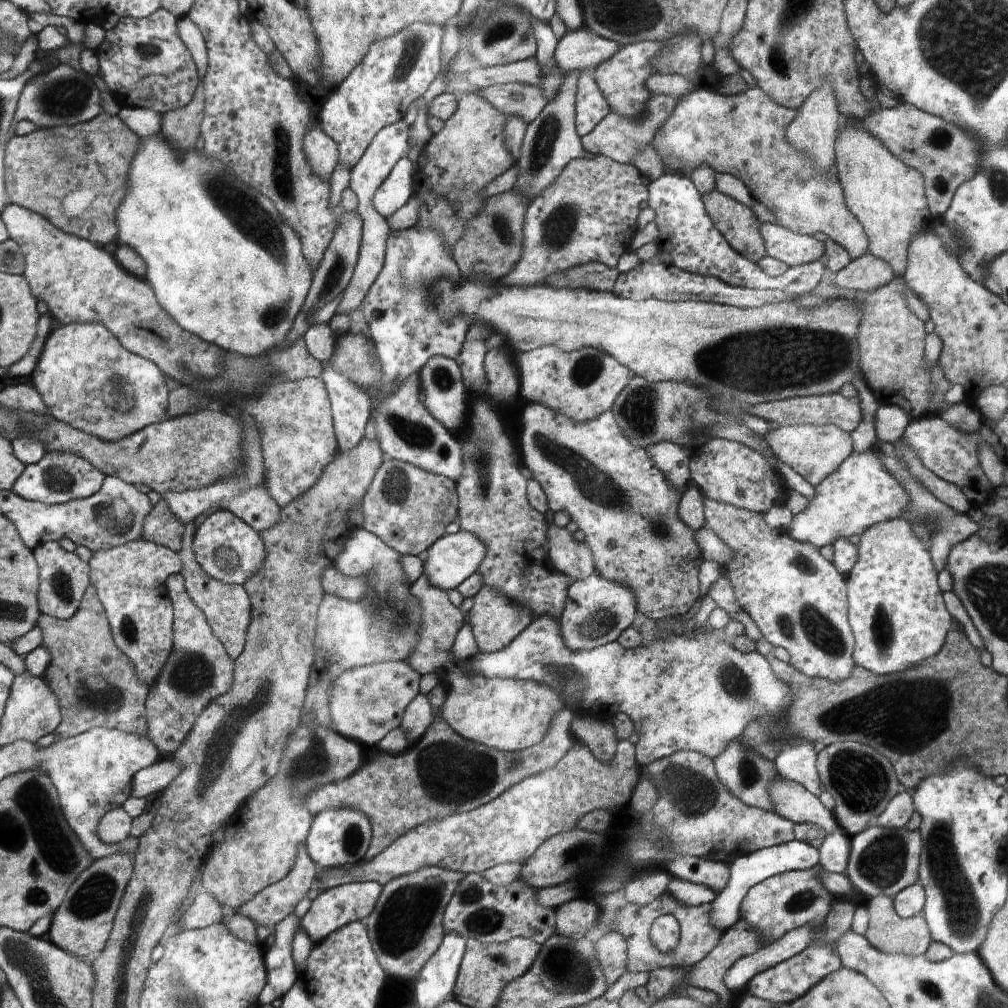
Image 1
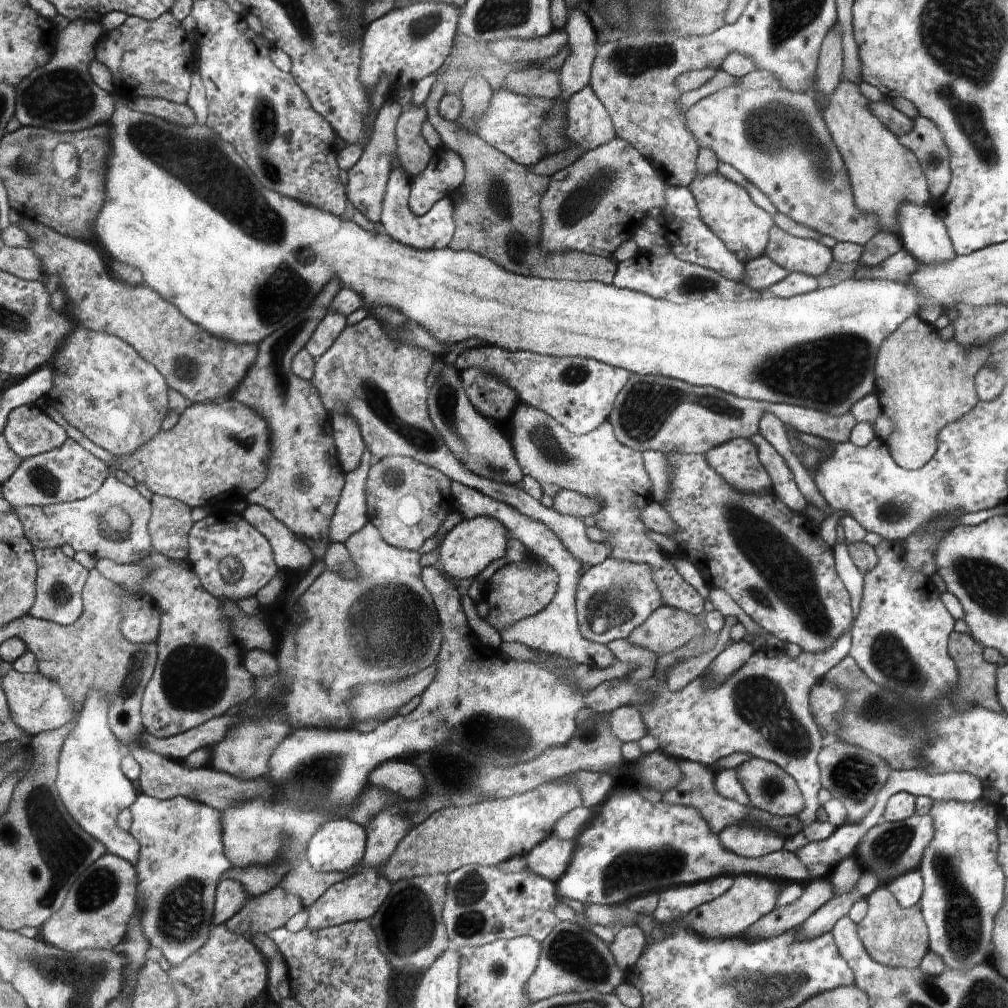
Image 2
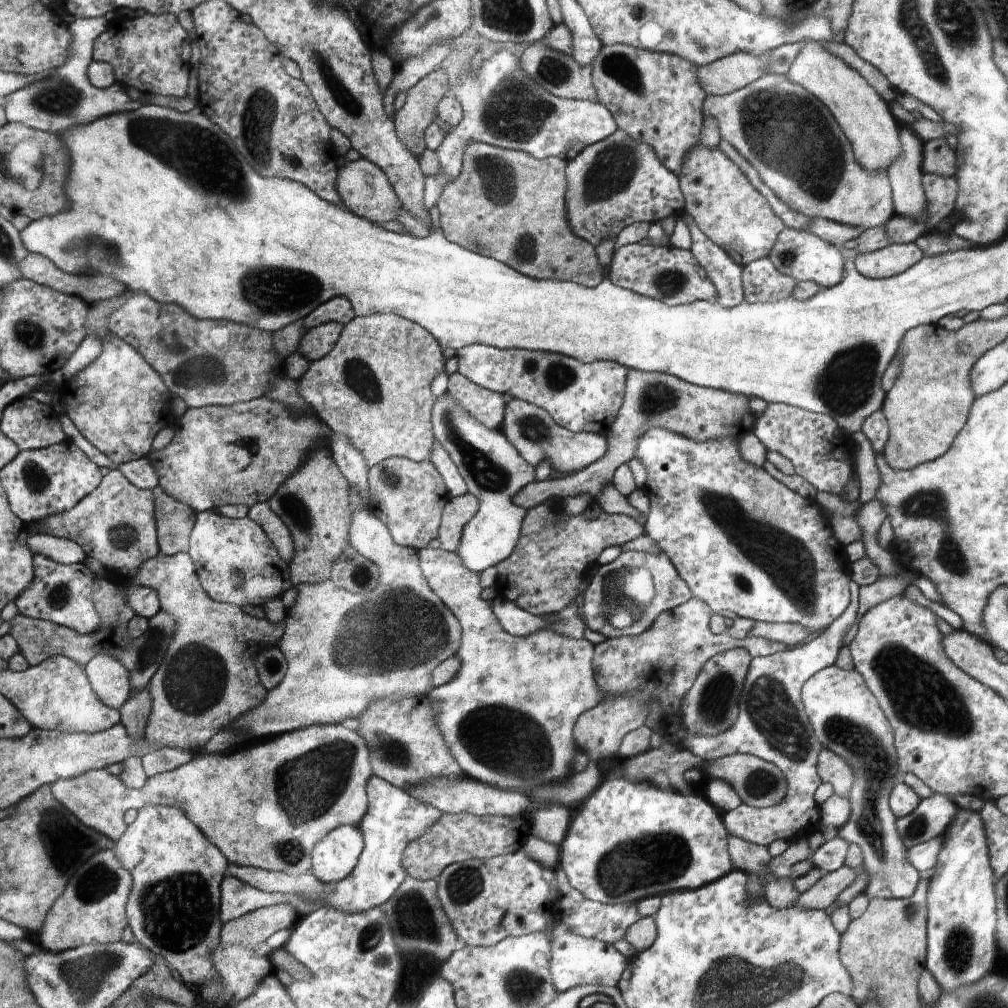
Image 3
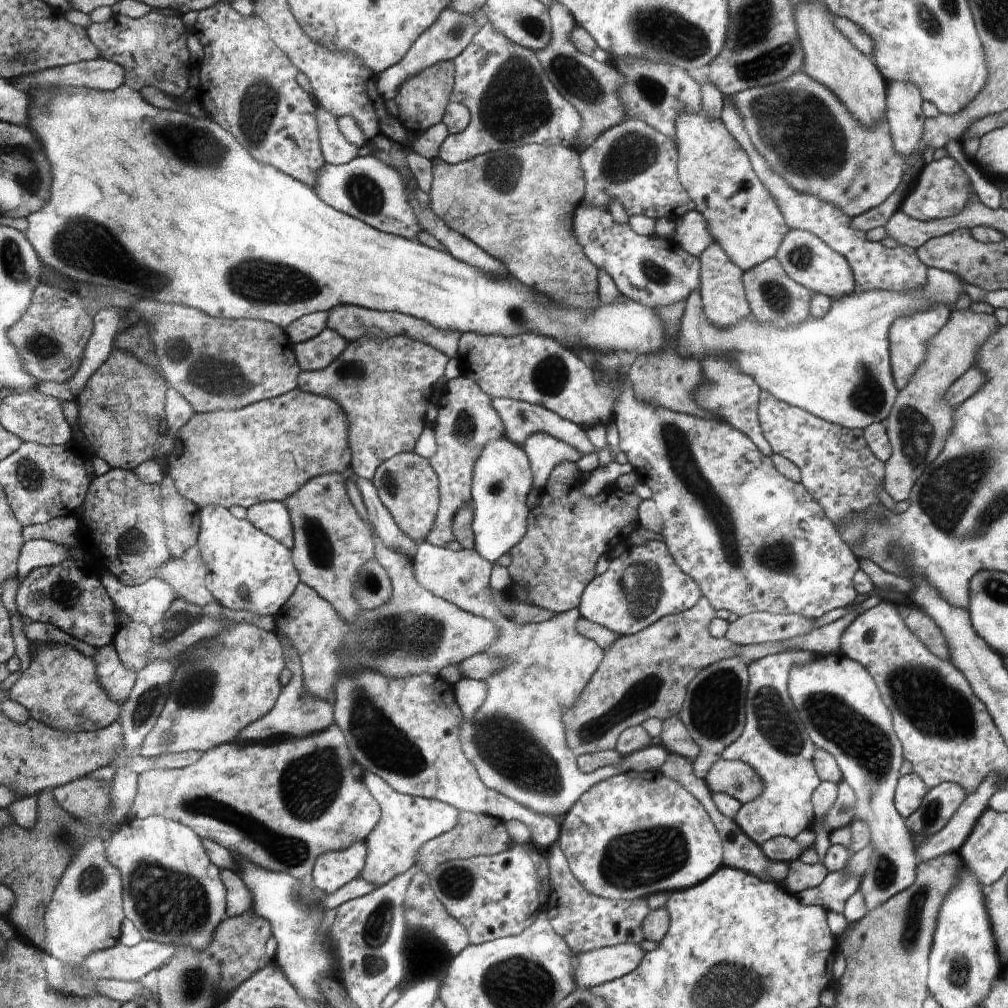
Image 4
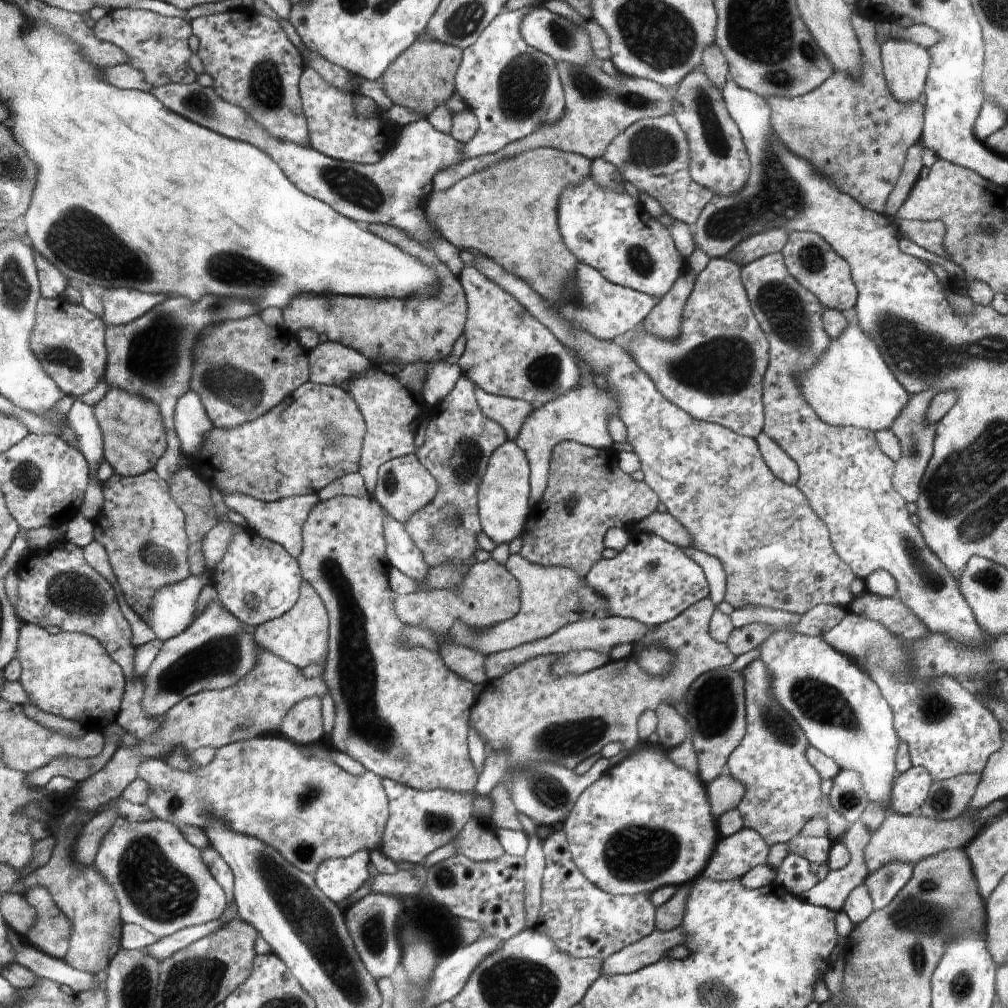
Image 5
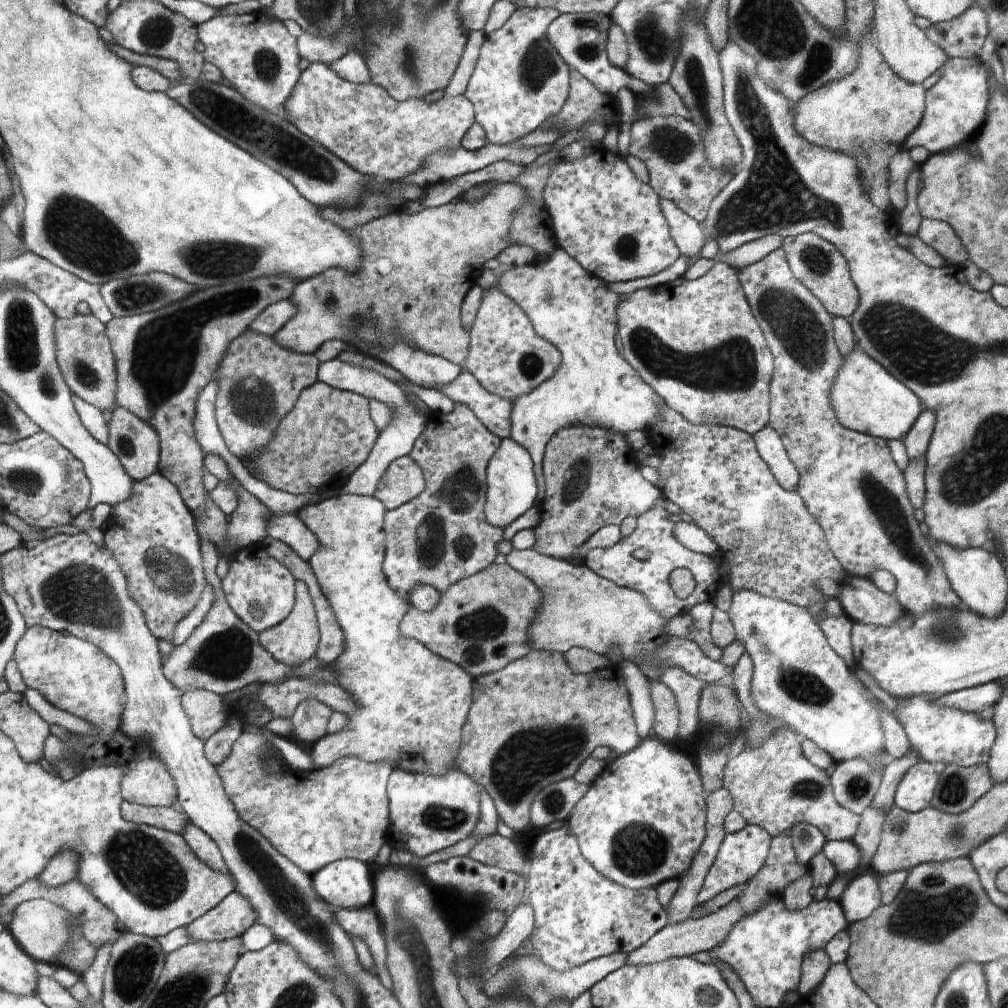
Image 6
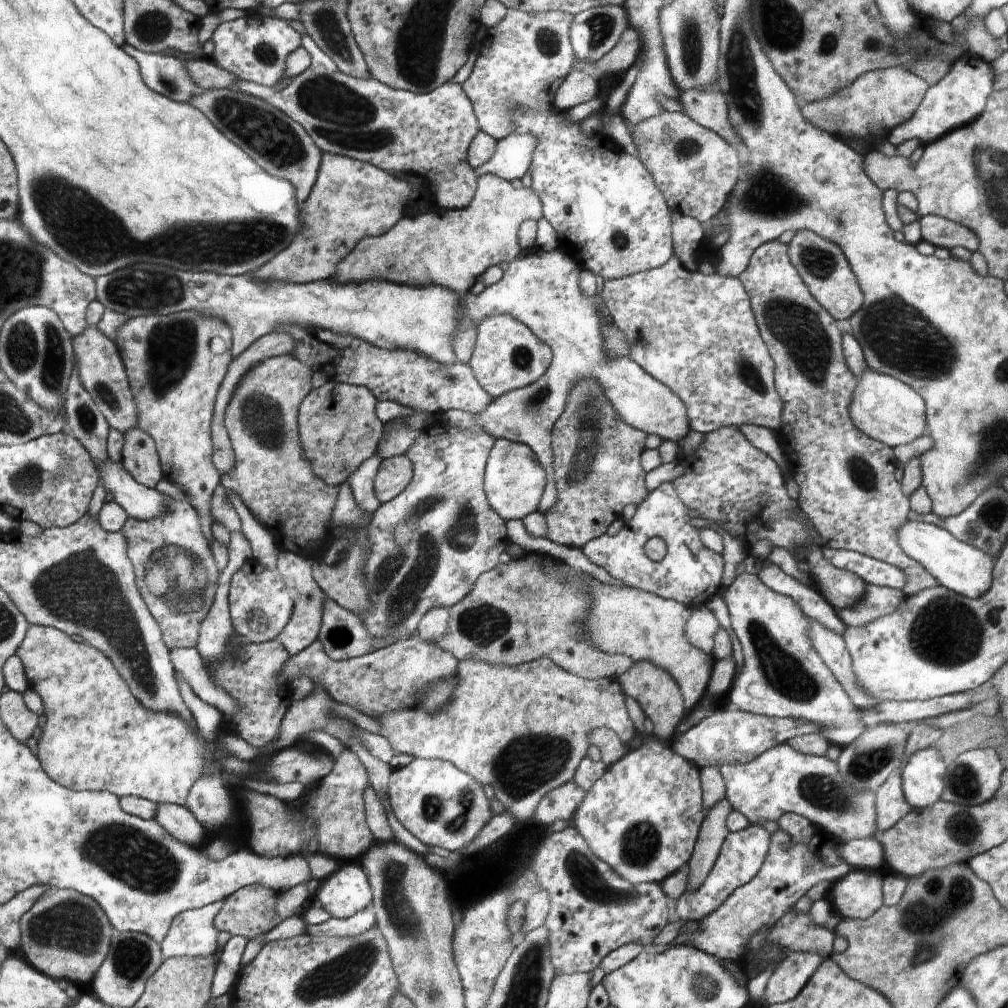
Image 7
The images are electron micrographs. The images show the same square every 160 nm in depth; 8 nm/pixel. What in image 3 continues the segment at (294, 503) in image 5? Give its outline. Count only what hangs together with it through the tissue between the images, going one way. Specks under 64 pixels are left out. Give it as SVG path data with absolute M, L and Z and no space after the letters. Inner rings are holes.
M263 501L250 507L248 517L260 524L272 540L282 559L290 563L296 553L296 544L290 535L289 528L285 526L283 520L276 515L268 501Z

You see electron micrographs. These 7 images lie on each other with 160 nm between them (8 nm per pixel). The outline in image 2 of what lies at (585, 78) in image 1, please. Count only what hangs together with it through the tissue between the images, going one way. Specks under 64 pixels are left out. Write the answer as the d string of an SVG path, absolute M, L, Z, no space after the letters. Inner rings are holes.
M588 84L566 101L565 135L569 148L596 149L616 138L612 116Z

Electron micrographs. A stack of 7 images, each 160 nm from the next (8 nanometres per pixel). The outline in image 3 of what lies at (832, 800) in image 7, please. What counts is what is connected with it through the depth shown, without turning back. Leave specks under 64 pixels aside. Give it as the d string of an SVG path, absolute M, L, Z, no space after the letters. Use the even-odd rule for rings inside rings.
M852 580L849 581L849 593L851 599L846 610L814 640L751 660L739 697L739 714L732 729L719 736L708 737L692 732L692 728L678 720L679 716L663 718L664 724L674 734L674 740L680 738L678 748L687 749L705 762L747 753L774 764L782 772L787 783L784 799L775 806L758 809L742 803L737 809L724 814L730 835L767 848L774 840L801 842L822 830L816 790L822 783L817 772L817 759L823 747L808 723L801 688L815 672L835 664L845 632L857 617L859 586Z

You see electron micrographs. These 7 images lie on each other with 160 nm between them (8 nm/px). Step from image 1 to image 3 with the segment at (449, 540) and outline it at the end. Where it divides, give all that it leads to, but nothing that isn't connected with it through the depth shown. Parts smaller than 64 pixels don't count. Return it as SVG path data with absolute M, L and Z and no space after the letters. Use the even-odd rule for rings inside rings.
M446 392L437 398L432 408L436 439L464 478L468 493L475 495L479 501L477 514L462 532L457 554L468 571L480 574L505 561L516 549L525 517L530 510L516 506L512 498L527 484L537 481L537 472L517 448L508 442L507 436L500 429L490 429L469 416L454 401L451 393Z

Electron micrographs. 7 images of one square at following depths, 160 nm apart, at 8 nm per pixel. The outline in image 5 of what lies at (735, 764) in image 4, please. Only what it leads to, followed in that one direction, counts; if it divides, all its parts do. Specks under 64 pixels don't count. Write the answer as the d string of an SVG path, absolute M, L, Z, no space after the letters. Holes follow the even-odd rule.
M726 772L708 784L707 789L715 821L722 813L736 809L745 795L744 784L734 780Z

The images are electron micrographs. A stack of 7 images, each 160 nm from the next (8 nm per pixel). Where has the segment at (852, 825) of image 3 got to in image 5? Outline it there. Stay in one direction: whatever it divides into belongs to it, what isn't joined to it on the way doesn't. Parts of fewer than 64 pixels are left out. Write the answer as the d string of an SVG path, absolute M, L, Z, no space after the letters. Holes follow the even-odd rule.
M746 605L734 609L730 614L730 621L734 628L762 623L775 629L757 646L758 659L767 666L771 674L770 684L774 698L794 717L810 745L832 757L841 769L855 770L860 775L869 802L888 802L889 806L897 772L895 754L900 741L893 727L892 709L878 685L859 669L854 659L839 653L821 636L803 635L793 629L801 616L800 613L769 609L762 605ZM893 862L870 873L863 882L873 900L873 910L888 906L913 875L910 863Z

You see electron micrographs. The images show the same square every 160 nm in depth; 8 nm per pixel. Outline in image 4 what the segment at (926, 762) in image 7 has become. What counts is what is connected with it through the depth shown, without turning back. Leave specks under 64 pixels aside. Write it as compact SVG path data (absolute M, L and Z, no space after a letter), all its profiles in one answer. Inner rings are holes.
M912 771L906 776L901 776L895 789L894 805L902 819L905 820L918 810L922 798L926 796L927 792L926 786L918 774Z

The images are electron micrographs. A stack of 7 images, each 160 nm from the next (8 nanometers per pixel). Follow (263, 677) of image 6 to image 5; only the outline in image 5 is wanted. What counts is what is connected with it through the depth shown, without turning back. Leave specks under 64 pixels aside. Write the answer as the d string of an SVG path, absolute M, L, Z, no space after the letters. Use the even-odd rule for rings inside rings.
M219 600L210 603L184 632L161 644L159 653L145 672L145 713L164 715L187 696L234 686L255 667L258 658L255 644L253 633L247 631Z

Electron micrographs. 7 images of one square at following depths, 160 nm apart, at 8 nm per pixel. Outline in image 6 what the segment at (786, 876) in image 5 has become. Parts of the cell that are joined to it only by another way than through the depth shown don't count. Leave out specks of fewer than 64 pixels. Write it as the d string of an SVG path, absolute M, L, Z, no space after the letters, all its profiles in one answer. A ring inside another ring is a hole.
M799 822L789 830L791 843L799 863L809 864L811 858L823 850L827 841L817 826Z

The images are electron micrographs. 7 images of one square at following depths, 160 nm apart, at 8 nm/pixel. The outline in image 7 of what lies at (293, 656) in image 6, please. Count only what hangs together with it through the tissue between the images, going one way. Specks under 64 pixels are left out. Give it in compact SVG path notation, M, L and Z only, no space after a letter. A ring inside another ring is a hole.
M281 551L277 557L277 570L285 579L286 587L292 592L293 617L290 618L285 630L278 634L276 640L286 648L290 655L296 655L313 645L320 637L322 608L328 598L313 578L312 561L307 557L289 551Z

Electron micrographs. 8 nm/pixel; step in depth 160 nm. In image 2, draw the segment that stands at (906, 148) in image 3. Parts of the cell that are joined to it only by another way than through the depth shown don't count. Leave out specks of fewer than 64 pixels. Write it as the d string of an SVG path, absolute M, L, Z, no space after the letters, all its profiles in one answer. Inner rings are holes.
M904 202L898 208L898 224L903 249L917 264L952 262L956 258L946 226L934 205Z

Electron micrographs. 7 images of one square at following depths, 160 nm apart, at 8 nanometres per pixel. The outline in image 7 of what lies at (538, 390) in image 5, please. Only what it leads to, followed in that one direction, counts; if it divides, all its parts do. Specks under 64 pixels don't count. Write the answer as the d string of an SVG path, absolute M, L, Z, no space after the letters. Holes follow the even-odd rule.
M510 314L486 316L477 328L477 347L469 366L477 381L492 398L500 398L512 390L533 385L546 374L553 362L553 350L548 343L538 339L528 326Z

